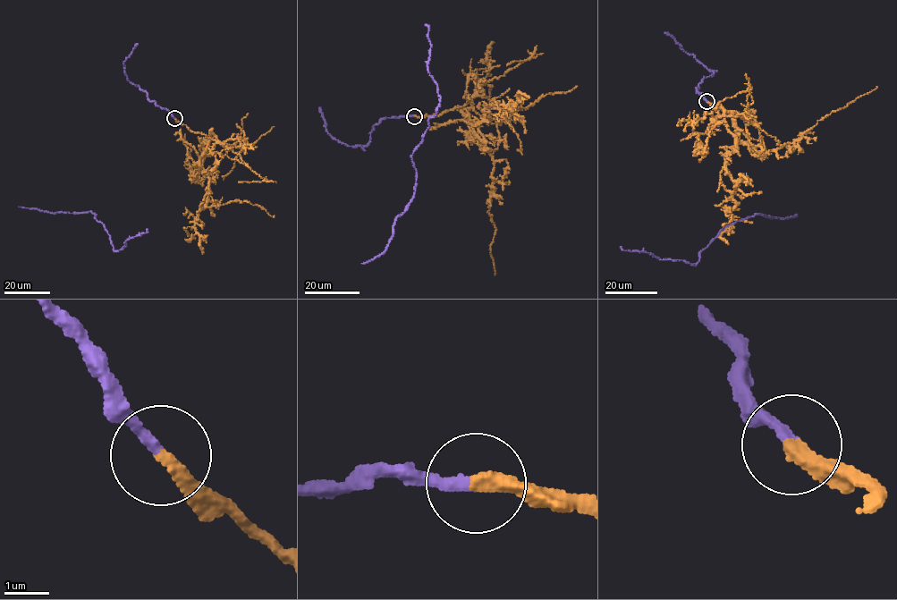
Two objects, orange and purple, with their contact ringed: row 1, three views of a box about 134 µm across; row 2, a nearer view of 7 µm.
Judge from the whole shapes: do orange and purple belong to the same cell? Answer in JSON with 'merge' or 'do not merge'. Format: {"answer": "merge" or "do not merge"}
{"answer": "do not merge"}

